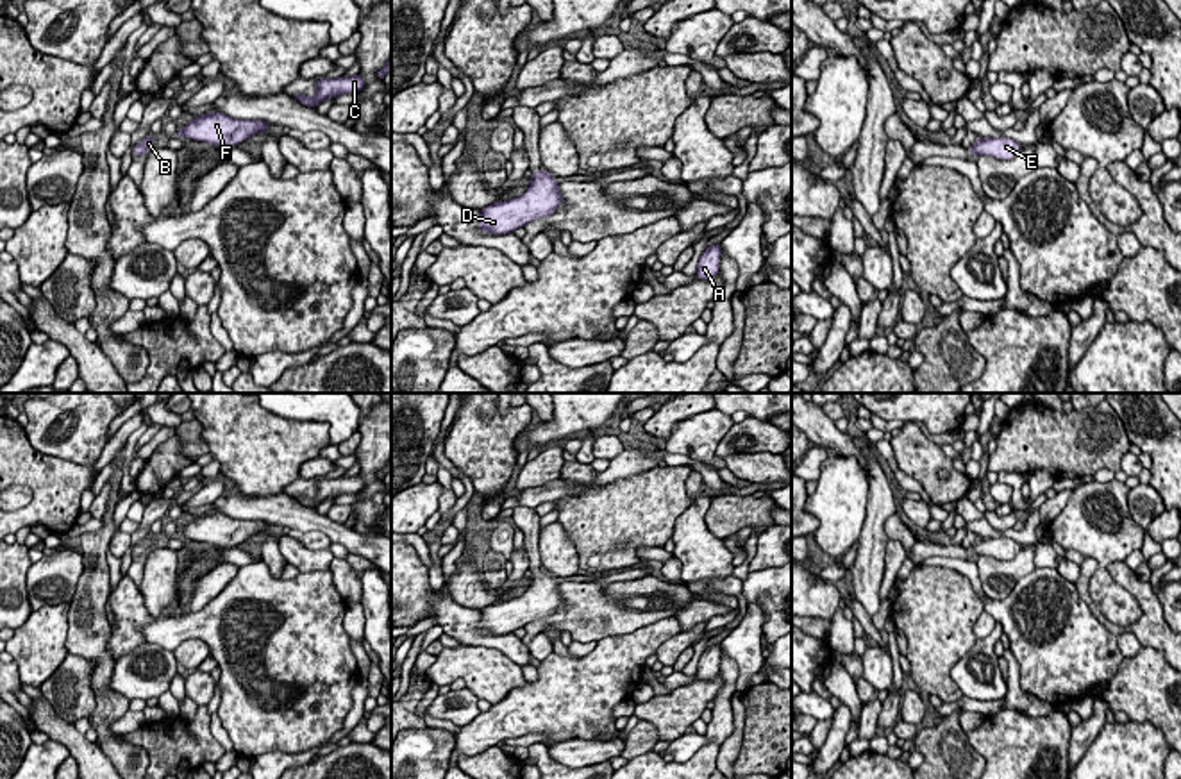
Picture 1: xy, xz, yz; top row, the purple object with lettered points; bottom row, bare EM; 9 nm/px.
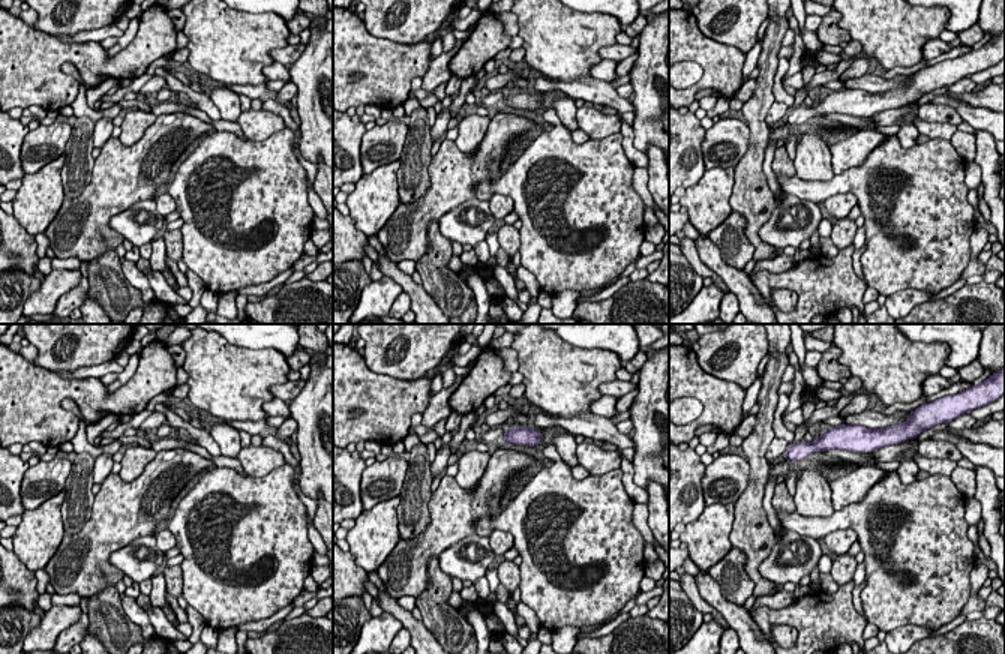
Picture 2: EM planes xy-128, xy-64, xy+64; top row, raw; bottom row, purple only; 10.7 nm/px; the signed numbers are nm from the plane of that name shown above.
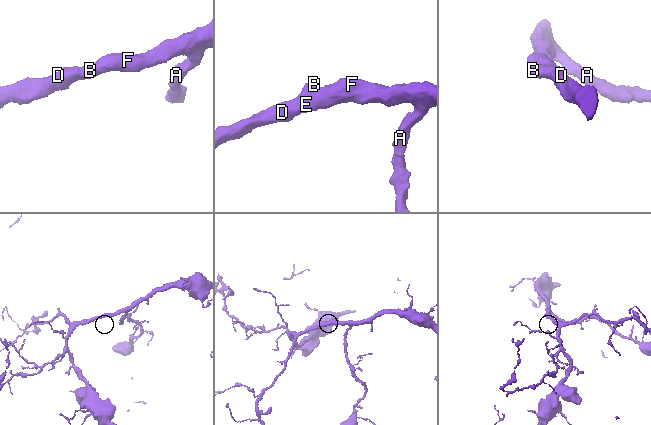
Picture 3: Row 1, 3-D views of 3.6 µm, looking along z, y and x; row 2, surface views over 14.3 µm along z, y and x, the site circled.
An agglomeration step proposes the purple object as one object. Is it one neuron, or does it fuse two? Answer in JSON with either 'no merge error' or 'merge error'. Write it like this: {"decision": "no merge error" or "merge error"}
{"decision": "no merge error"}

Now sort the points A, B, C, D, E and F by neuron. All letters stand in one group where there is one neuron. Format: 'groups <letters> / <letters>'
groups A B C D E F

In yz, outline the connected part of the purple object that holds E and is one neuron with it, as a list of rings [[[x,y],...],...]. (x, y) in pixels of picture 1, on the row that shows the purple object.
[[[977,138],[976,143],[968,148],[970,155],[990,155],[995,159],[1015,159],[1022,150],[1022,145],[1011,138]]]

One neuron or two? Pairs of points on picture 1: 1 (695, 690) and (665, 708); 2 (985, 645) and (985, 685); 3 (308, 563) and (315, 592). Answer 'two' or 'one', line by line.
1: one
2: one
3: two

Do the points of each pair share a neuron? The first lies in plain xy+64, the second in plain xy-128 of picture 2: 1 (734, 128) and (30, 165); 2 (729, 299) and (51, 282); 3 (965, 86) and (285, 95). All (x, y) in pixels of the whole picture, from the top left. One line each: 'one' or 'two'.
1: one
2: two
3: one

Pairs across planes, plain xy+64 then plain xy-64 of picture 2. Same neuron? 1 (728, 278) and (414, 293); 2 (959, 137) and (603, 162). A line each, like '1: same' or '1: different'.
1: same
2: different

